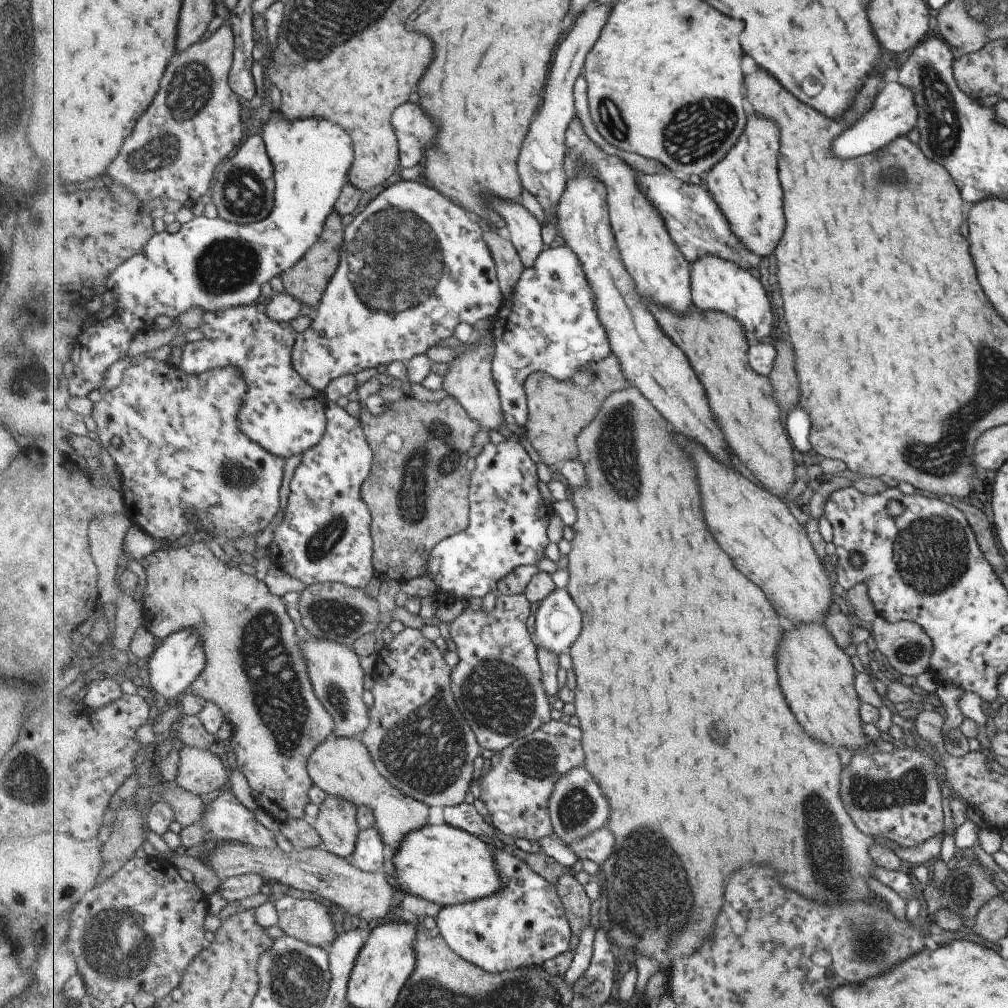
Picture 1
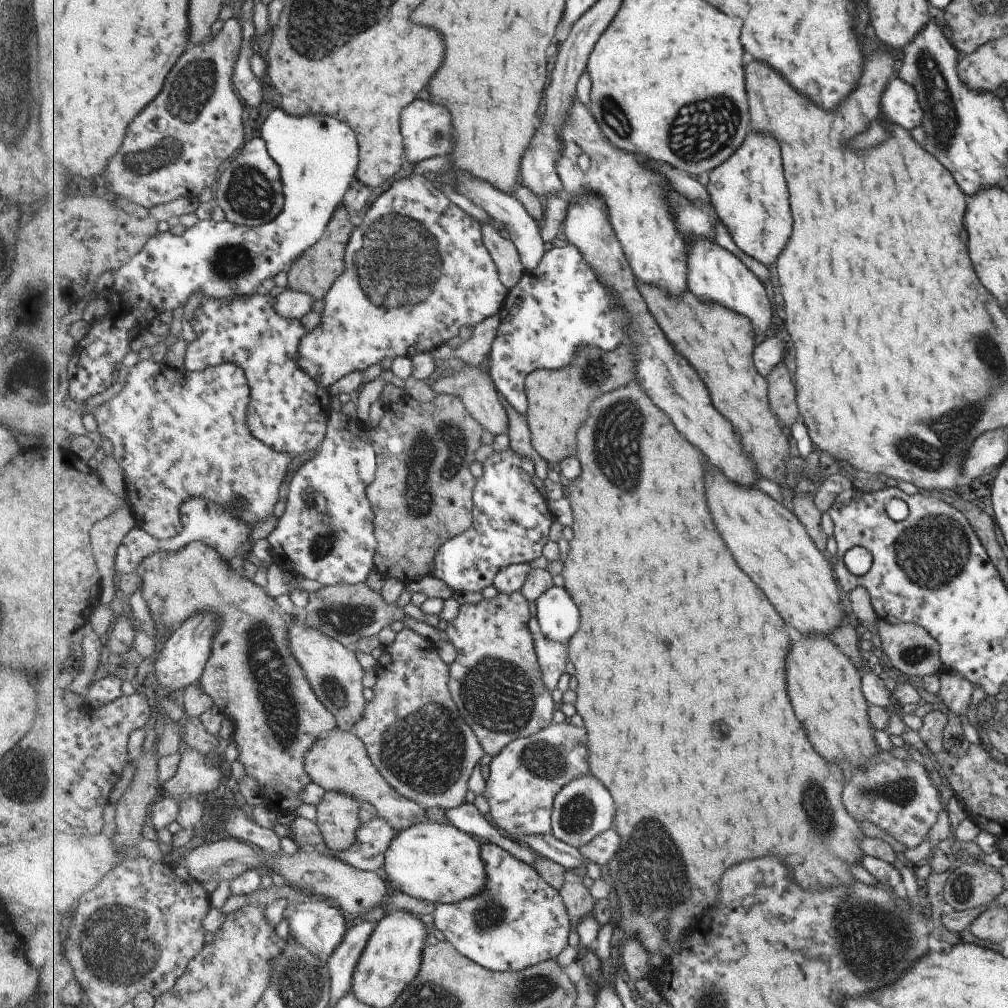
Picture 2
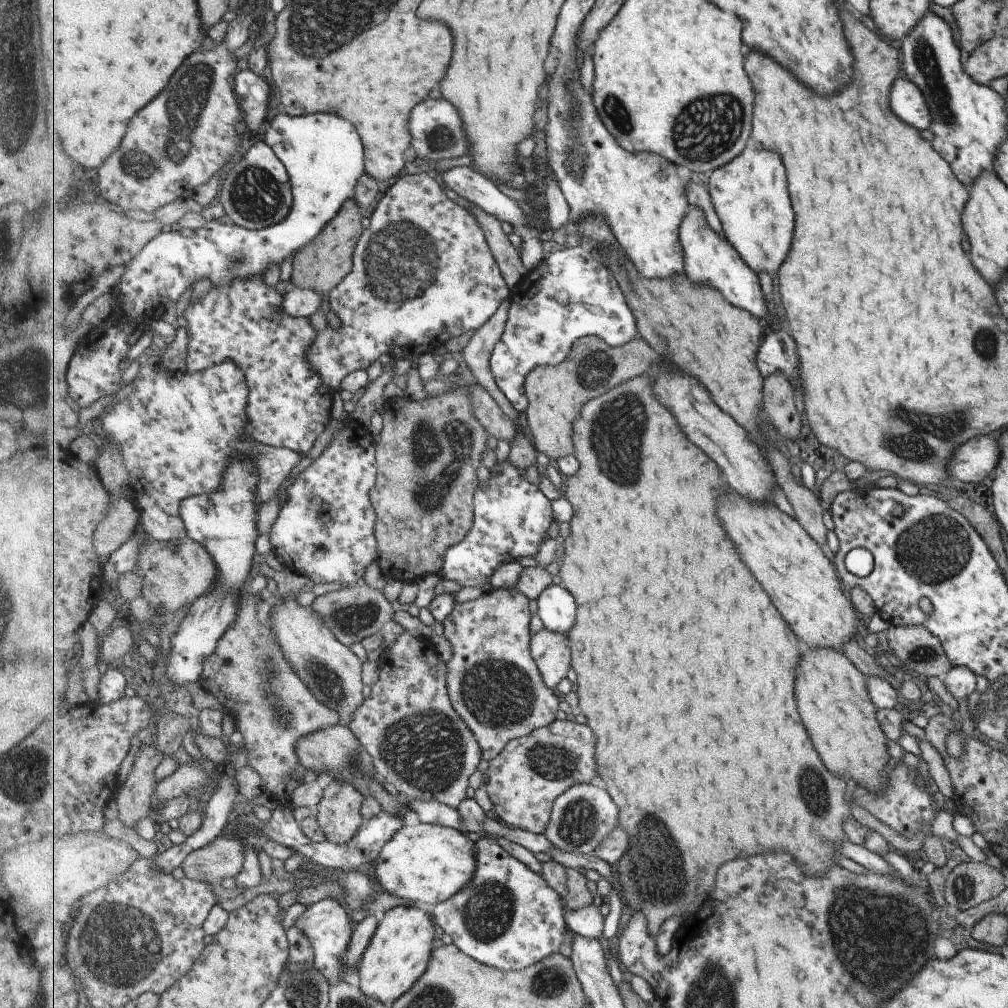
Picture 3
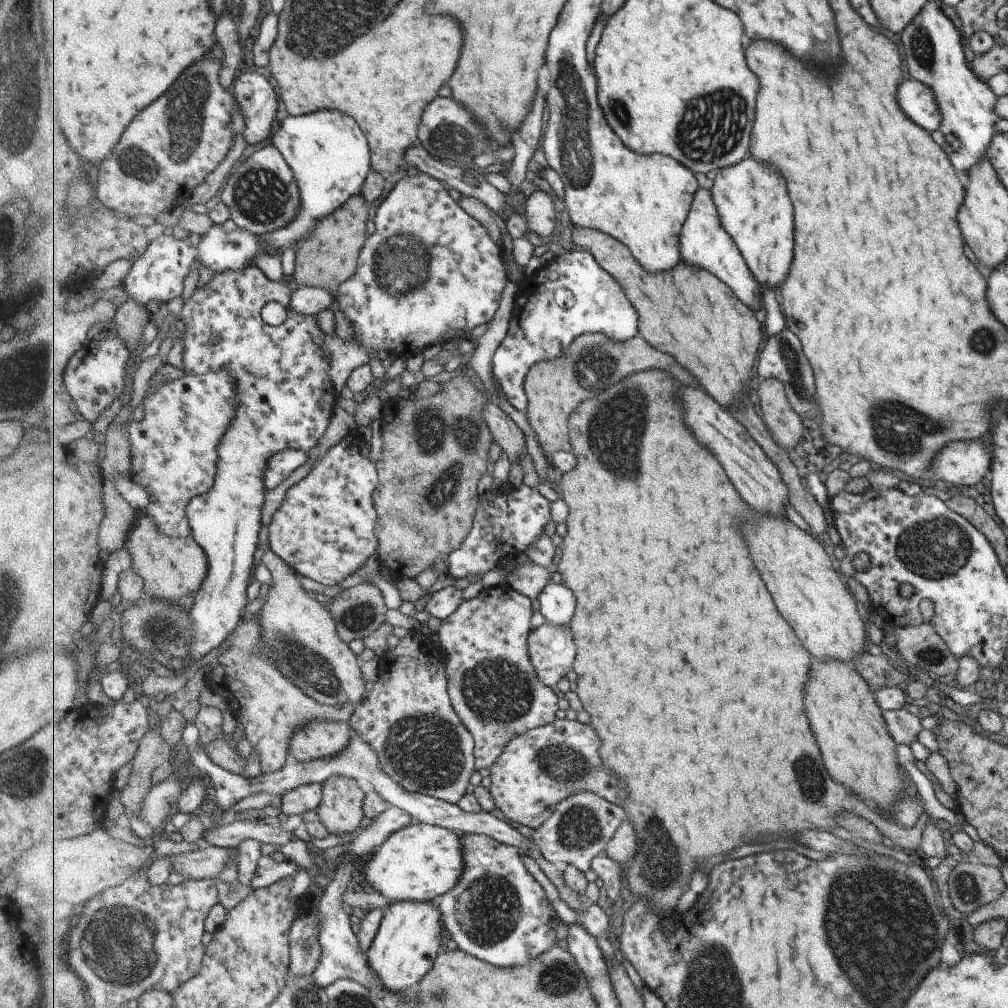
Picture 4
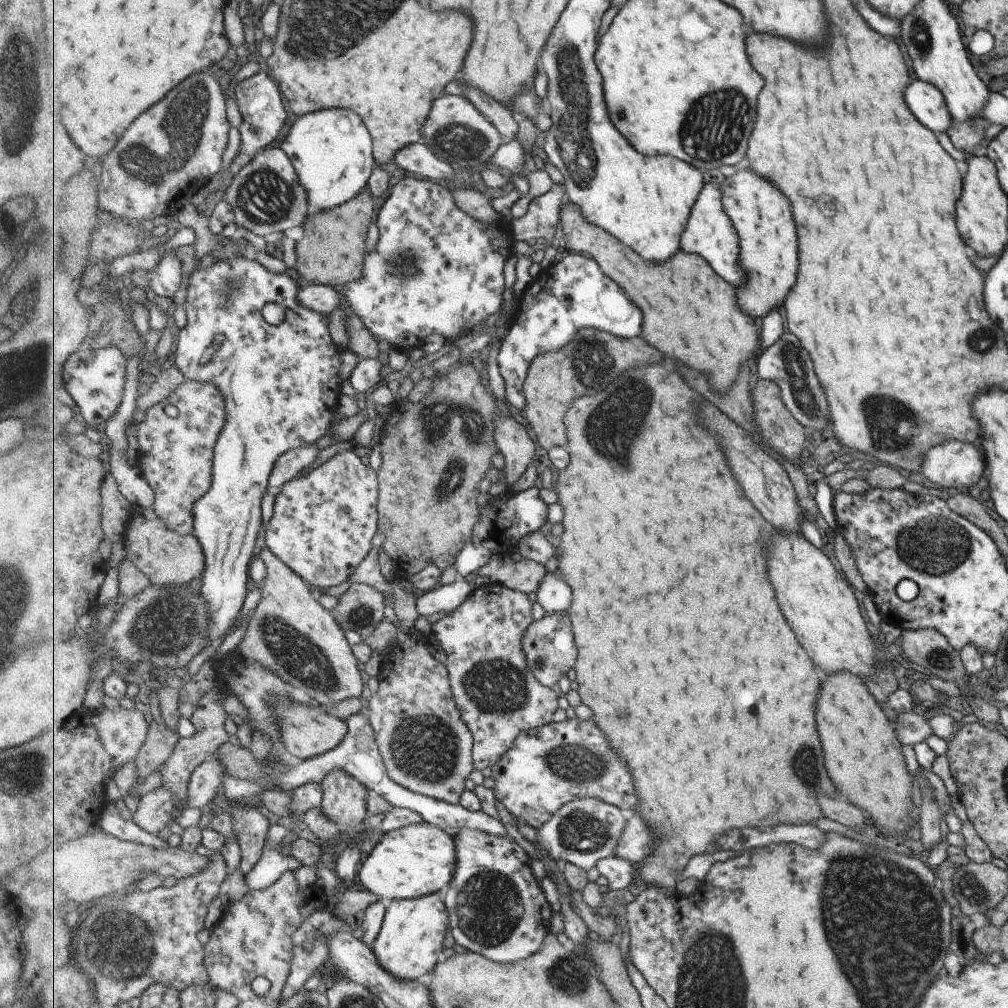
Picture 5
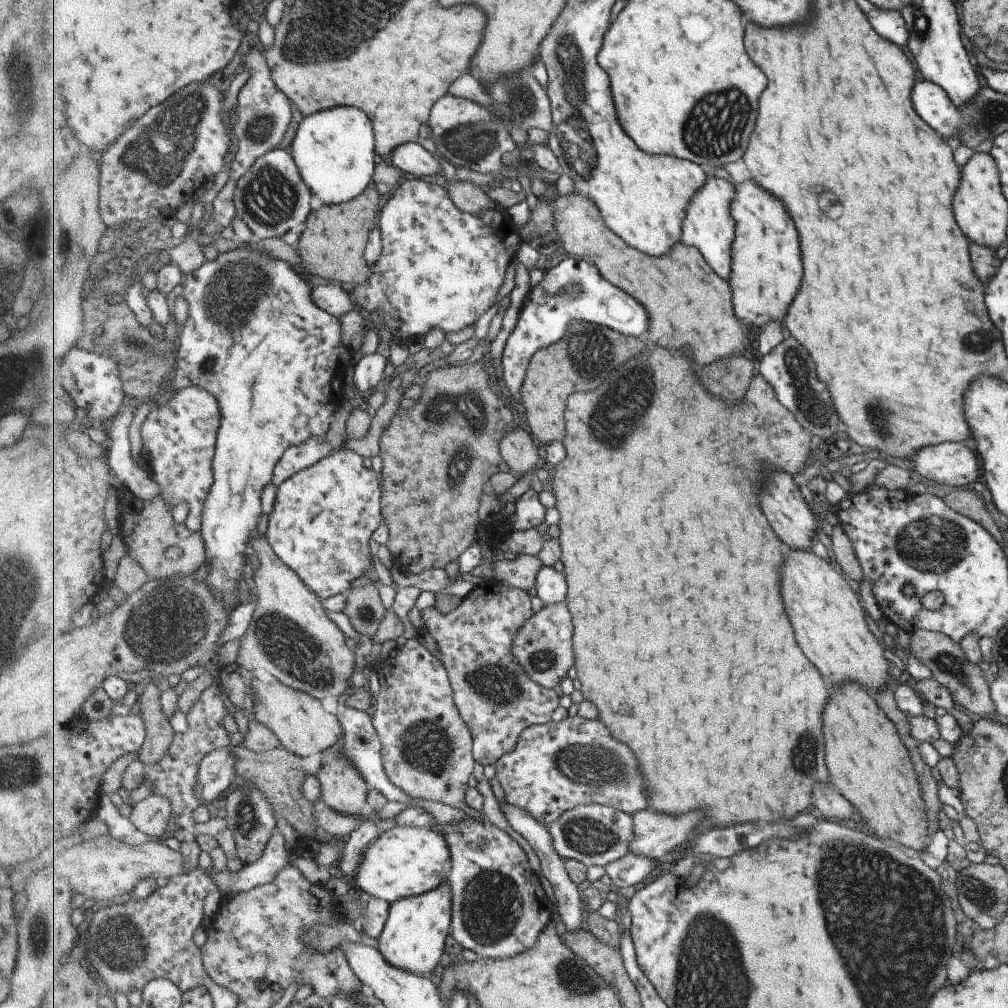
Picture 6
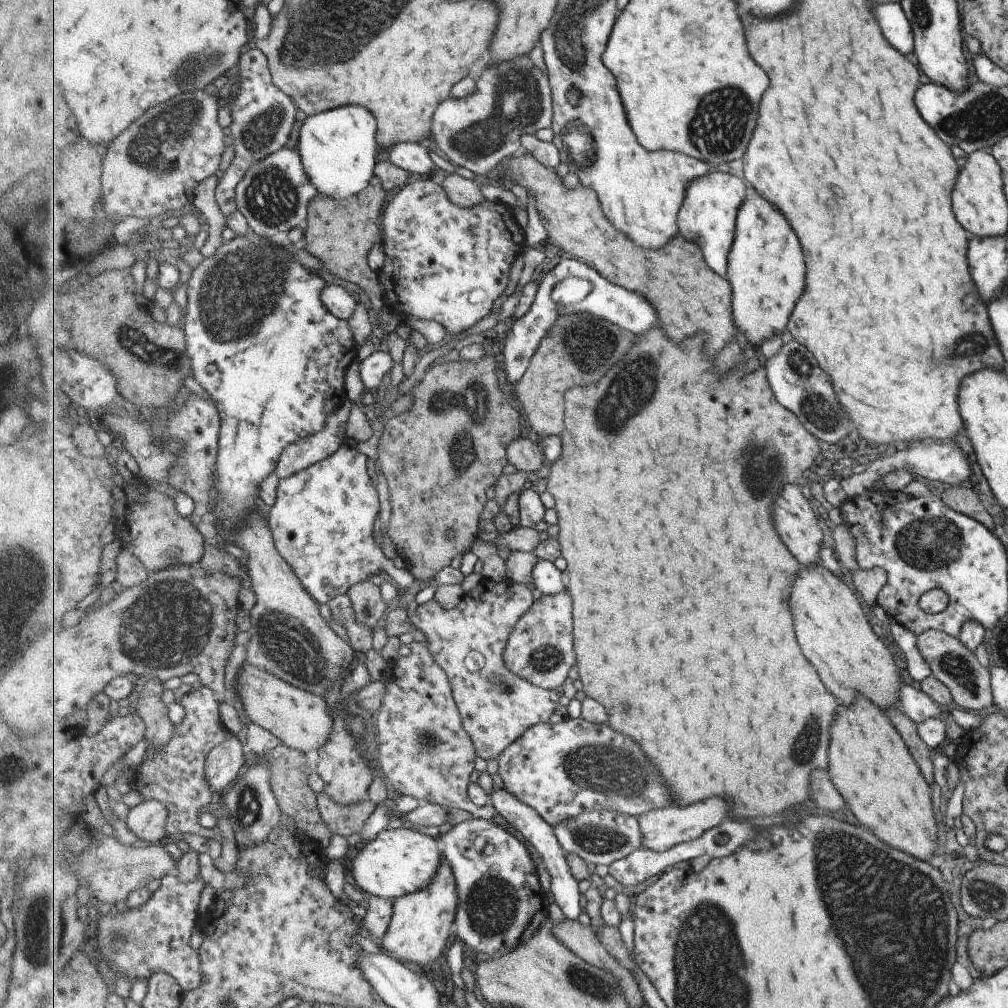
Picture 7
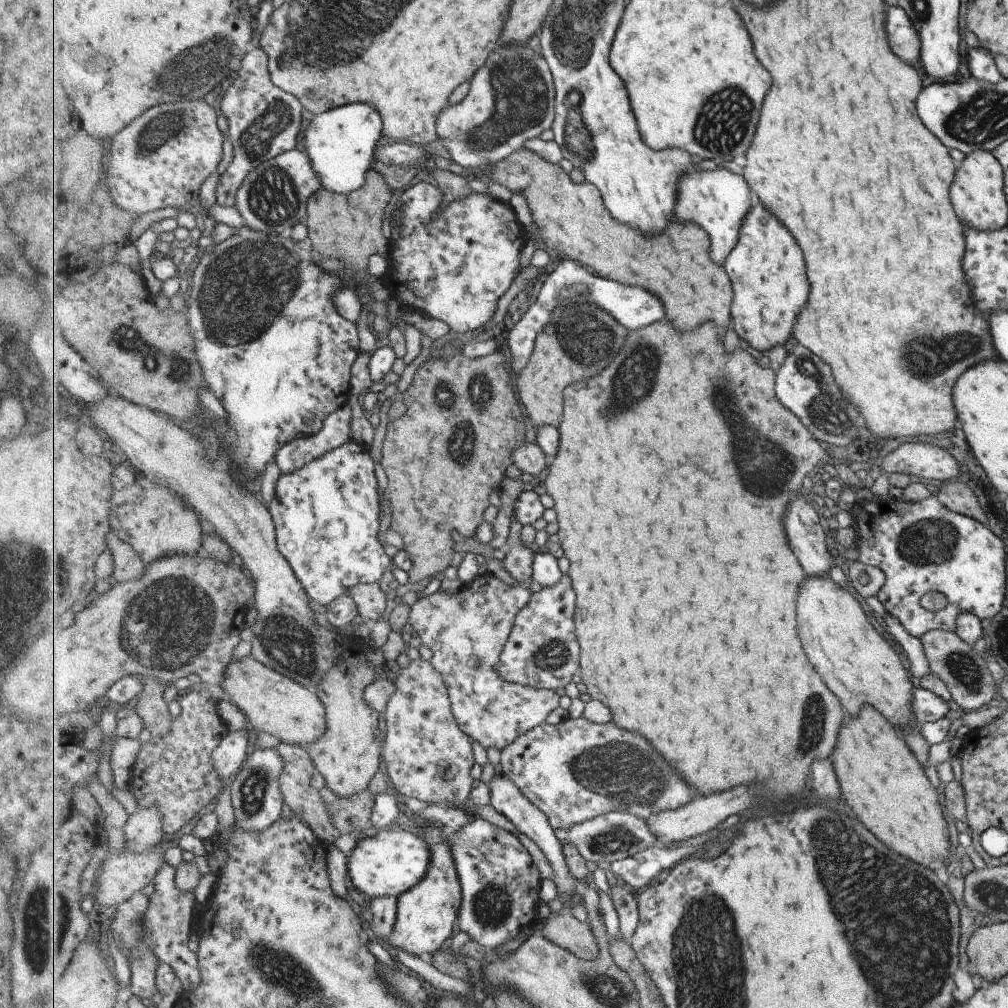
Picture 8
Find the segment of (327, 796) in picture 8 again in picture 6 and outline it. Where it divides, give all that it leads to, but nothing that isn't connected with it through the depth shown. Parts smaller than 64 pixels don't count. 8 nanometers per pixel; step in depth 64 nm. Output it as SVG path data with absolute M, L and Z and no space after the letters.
M322 798L313 806L314 808L314 824L327 837L336 837L347 839L347 837L355 832L363 824L362 816L351 817L350 815L341 815L333 811Z

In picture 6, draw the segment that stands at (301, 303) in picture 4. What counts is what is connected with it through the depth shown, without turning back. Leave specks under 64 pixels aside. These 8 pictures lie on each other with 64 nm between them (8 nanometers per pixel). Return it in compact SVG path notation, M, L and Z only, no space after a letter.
M338 283L319 284L313 290L313 300L323 311L334 315L336 318L356 310L357 306L351 294L345 292Z

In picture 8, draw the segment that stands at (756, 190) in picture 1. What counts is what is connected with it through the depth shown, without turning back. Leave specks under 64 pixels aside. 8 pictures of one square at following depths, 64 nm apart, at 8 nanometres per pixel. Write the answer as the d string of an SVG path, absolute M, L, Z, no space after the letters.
M757 202L746 215L742 223L742 231L735 249L724 265L724 270L734 284L734 307L732 310L732 325L738 336L747 342L753 349L765 354L776 345L783 345L793 334L793 324L807 304L809 296L809 278L807 278L807 264L803 258L803 250L795 236L787 230L787 226L769 212L763 204Z

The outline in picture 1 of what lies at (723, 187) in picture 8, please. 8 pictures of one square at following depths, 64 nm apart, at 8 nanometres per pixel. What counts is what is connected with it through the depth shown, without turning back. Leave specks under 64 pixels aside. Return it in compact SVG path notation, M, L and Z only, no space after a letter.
M719 254L703 256L690 265L692 294L697 308L721 310L725 314L731 314L735 320L743 324L751 343L763 340L773 332L773 322L775 322L773 310L771 310L773 306L756 274L743 270L743 266L737 266L727 258L719 258Z

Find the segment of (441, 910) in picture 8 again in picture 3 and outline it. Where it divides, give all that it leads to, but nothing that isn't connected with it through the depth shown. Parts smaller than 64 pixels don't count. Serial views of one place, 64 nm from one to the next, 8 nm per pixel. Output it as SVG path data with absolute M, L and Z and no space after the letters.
M399 905L385 912L379 923L379 928L365 952L363 960L359 964L361 990L375 1000L381 1002L393 1002L402 994L413 988L434 957L435 947L439 944L435 931L434 914L423 911L415 906Z

